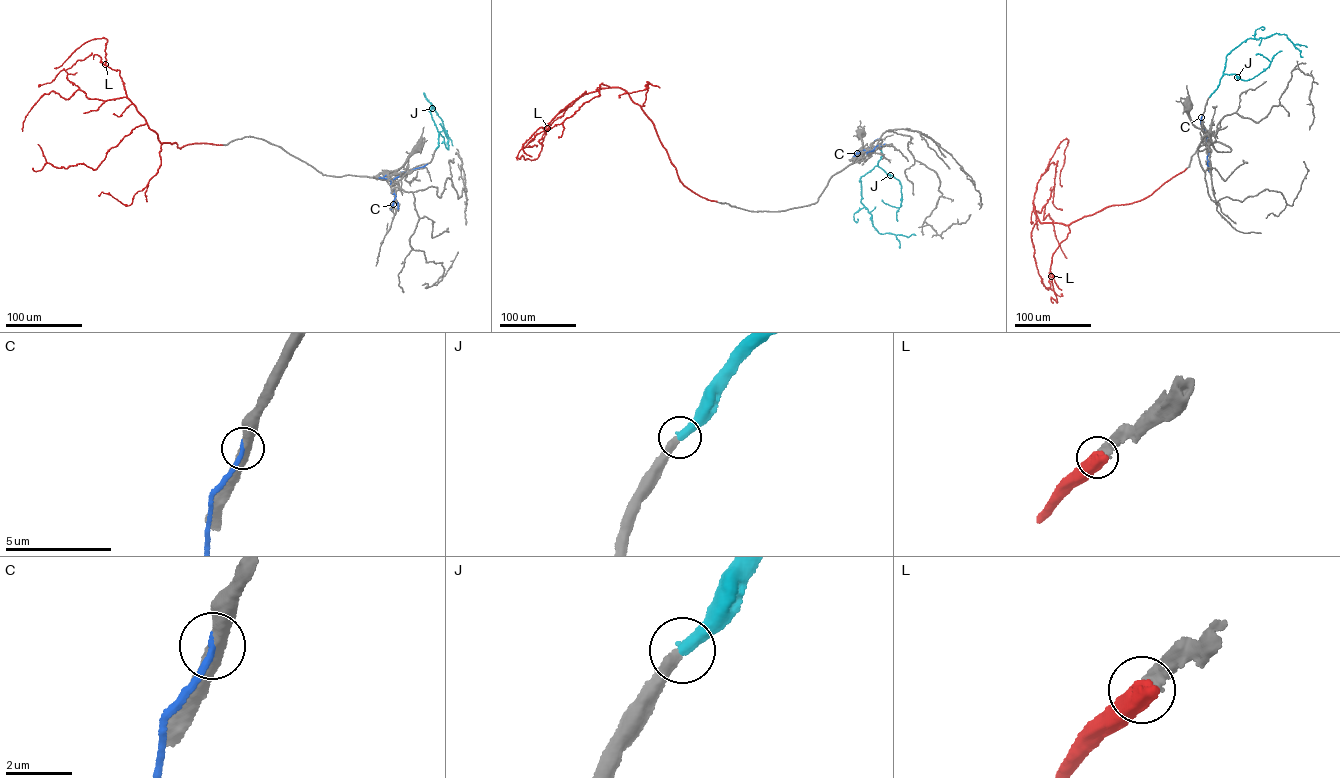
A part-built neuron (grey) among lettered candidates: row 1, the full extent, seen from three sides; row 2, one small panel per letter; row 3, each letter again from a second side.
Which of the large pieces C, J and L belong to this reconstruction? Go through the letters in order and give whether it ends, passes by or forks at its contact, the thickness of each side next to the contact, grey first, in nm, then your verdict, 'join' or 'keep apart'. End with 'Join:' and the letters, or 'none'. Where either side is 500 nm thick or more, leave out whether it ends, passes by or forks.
C: it ends there; 480 nm thick on the grey side, 240 nm on the other; keep apart
J: it ends there; 420 nm thick on the grey side, 440 nm on the other; join
L: 340 nm thick on the grey side, 750 nm on the other; keep apart
Join: J

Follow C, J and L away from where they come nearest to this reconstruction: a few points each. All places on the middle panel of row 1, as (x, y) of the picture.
C: (880, 139), (875, 140), (865, 150), (881, 146)
J: (880, 147), (882, 155), (877, 165), (860, 178), (861, 202), (878, 232), (915, 235)
L: (716, 201), (683, 185), (651, 121), (617, 87), (579, 97), (548, 127), (539, 156), (519, 159)

